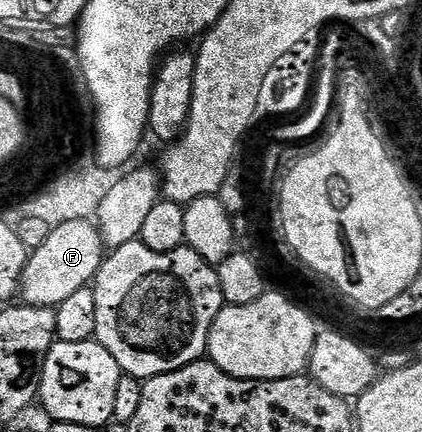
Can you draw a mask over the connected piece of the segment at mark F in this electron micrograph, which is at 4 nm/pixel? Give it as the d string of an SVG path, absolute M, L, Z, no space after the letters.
M93 220L53 226L47 241L26 258L20 286L21 300L28 305L57 307L64 303L64 299L68 299L68 295L76 295L76 291L87 288L93 282L103 260L102 235Z

